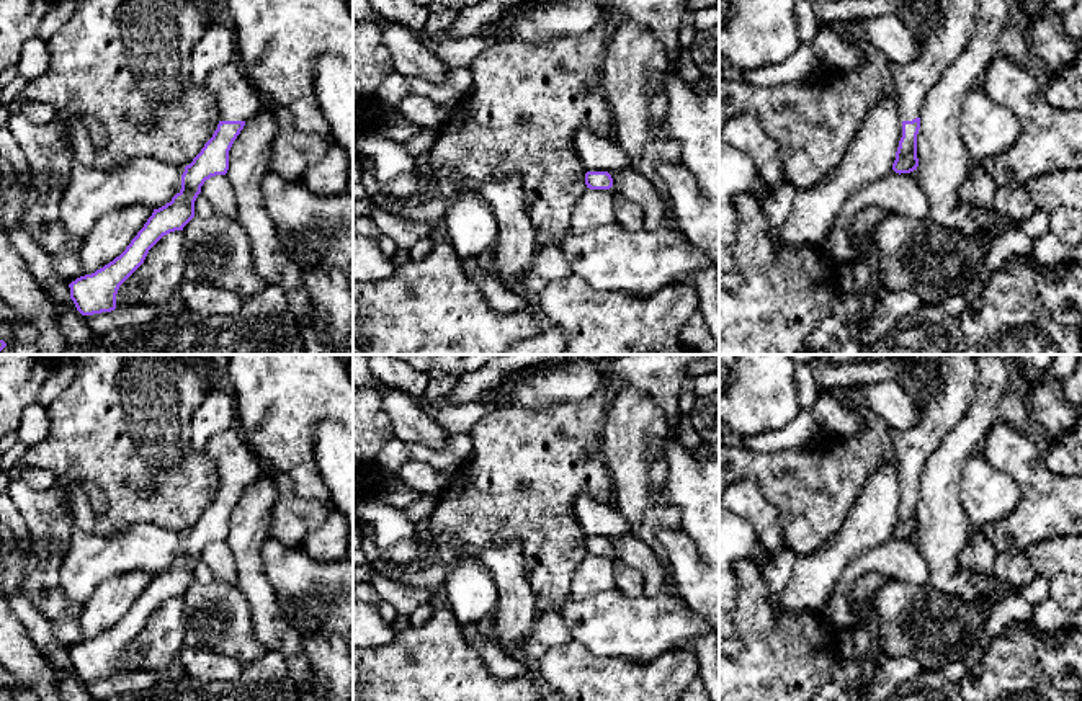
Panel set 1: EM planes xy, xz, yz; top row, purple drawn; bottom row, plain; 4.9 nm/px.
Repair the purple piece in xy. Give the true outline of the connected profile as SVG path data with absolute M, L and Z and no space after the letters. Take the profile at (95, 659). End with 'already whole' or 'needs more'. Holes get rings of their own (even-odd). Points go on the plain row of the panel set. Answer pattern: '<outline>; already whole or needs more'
M239 426L214 435L206 451L219 469L219 490L201 518L185 533L181 556L165 572L154 575L126 616L92 641L69 650L70 665L82 681L116 675L119 652L144 629L149 616L167 600L183 596L194 583L194 567L206 546L226 541L229 516L245 489L262 474L262 459Z; needs more

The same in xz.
M587 538L585 551L590 556L610 556L615 560L616 590L619 593L631 598L644 595L644 577L616 557L611 539Z; needs more

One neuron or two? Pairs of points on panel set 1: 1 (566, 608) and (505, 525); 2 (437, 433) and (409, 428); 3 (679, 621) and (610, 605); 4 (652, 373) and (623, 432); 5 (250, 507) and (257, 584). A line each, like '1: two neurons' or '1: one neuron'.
1: two neurons
2: one neuron
3: one neuron
4: two neurons
5: one neuron

